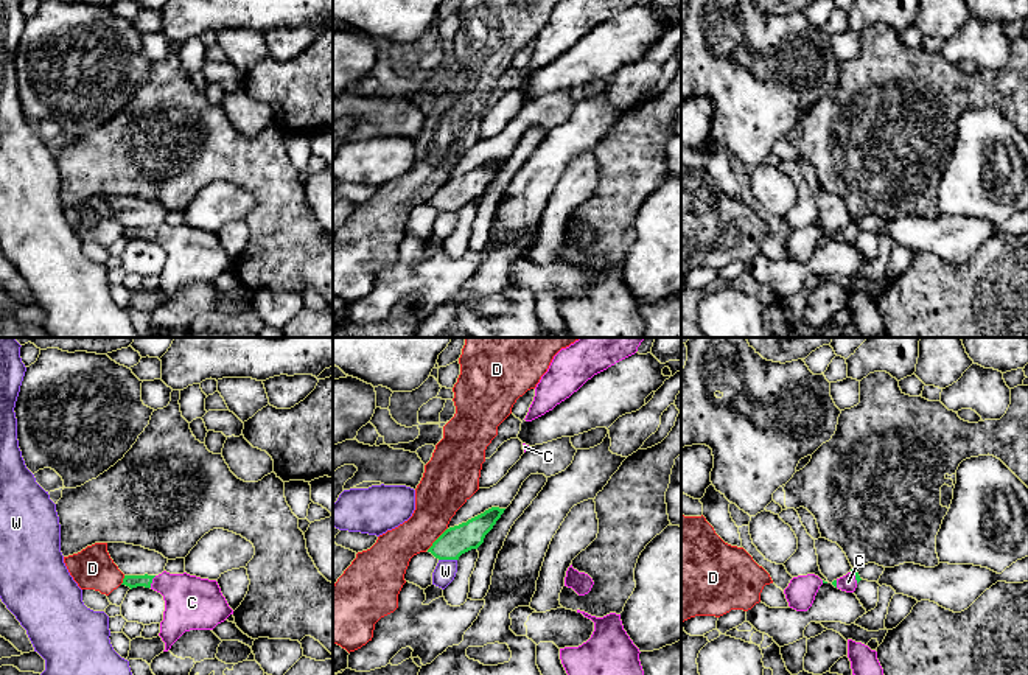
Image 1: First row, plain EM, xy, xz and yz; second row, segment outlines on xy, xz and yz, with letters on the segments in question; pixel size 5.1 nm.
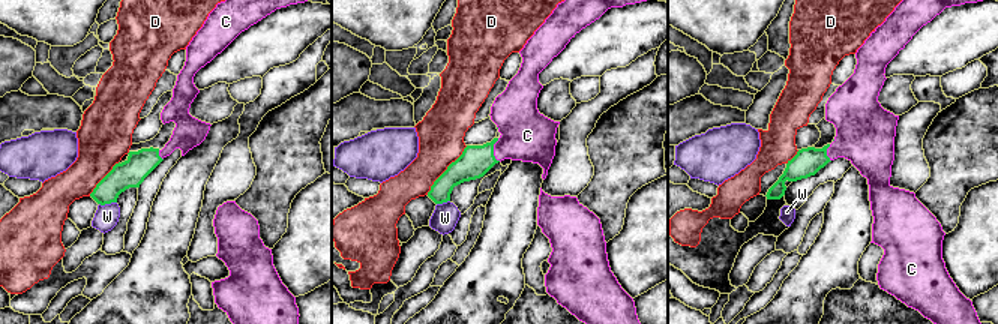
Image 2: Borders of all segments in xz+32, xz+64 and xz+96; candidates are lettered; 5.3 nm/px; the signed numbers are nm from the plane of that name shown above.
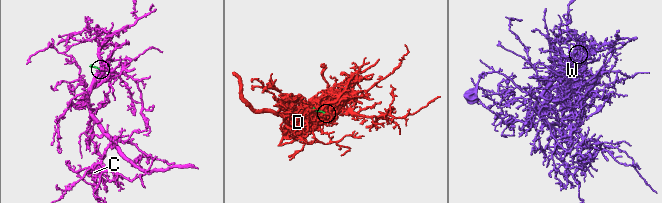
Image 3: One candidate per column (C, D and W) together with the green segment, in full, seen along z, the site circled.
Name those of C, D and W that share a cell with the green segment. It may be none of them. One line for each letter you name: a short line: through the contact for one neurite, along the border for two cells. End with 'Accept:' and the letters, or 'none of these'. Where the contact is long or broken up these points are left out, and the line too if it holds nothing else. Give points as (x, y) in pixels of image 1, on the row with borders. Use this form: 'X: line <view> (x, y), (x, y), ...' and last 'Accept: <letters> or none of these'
C: line xy (145, 580), (151, 582), (167, 584), (192, 602)
Accept: C

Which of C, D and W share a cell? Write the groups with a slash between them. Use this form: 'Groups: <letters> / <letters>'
Groups: C / D / W

